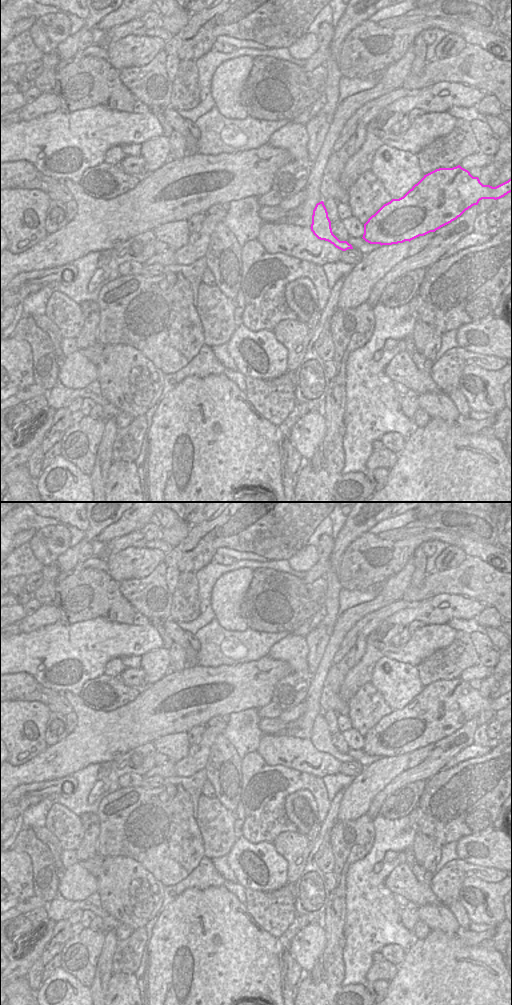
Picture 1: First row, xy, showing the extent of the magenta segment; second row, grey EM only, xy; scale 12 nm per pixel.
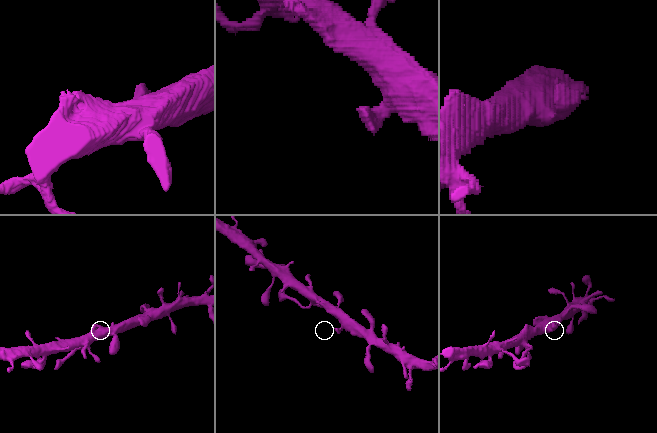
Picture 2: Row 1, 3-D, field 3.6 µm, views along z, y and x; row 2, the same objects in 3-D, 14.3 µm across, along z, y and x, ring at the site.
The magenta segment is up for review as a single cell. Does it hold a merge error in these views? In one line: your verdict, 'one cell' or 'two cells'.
one cell

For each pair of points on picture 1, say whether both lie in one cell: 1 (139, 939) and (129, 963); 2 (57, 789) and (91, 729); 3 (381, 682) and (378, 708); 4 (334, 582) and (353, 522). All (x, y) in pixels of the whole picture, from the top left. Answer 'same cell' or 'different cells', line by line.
1: same cell
2: different cells
3: different cells
4: same cell

